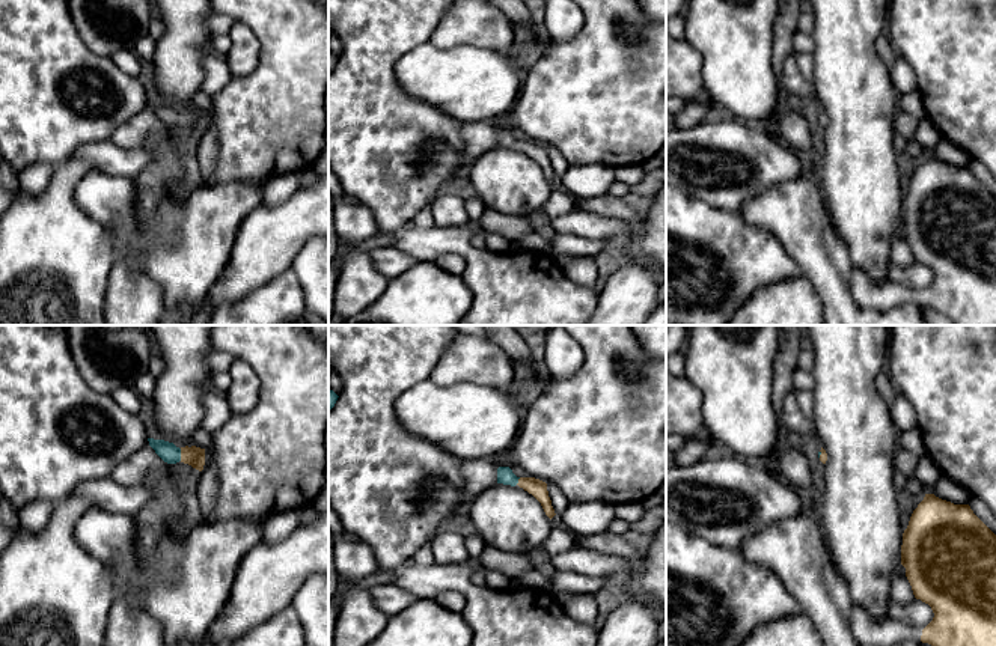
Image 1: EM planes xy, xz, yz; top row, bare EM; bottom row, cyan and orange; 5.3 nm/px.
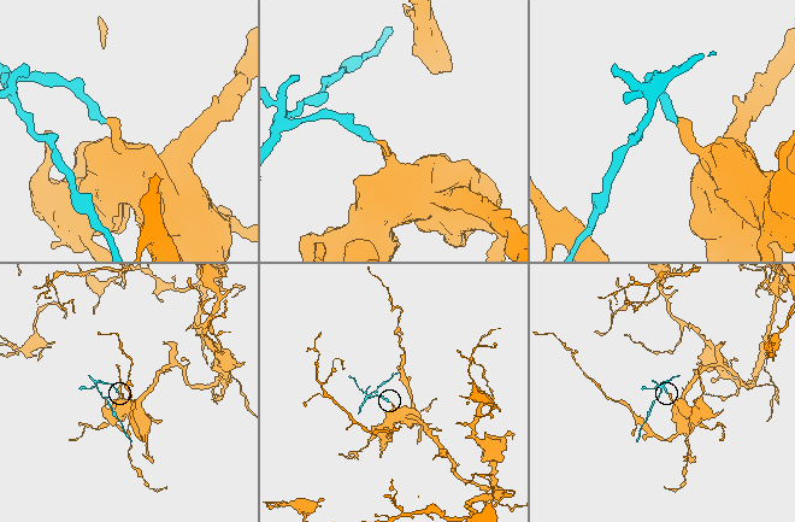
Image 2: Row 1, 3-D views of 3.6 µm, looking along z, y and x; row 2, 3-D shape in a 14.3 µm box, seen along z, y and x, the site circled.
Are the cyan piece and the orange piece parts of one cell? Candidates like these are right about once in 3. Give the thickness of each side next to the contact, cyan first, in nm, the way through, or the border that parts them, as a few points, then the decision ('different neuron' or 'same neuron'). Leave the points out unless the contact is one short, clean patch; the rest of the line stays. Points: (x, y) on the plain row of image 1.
calibres 100 and 110 nm; way xy (168, 115), (180, 118), (195, 119); same neuron

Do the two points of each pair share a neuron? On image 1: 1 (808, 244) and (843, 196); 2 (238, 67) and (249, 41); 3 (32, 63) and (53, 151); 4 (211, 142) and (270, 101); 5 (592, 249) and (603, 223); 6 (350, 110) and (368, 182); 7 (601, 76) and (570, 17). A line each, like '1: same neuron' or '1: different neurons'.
1: different neurons
2: same neuron
3: same neuron
4: different neurons
5: different neurons
6: same neuron
7: different neurons

